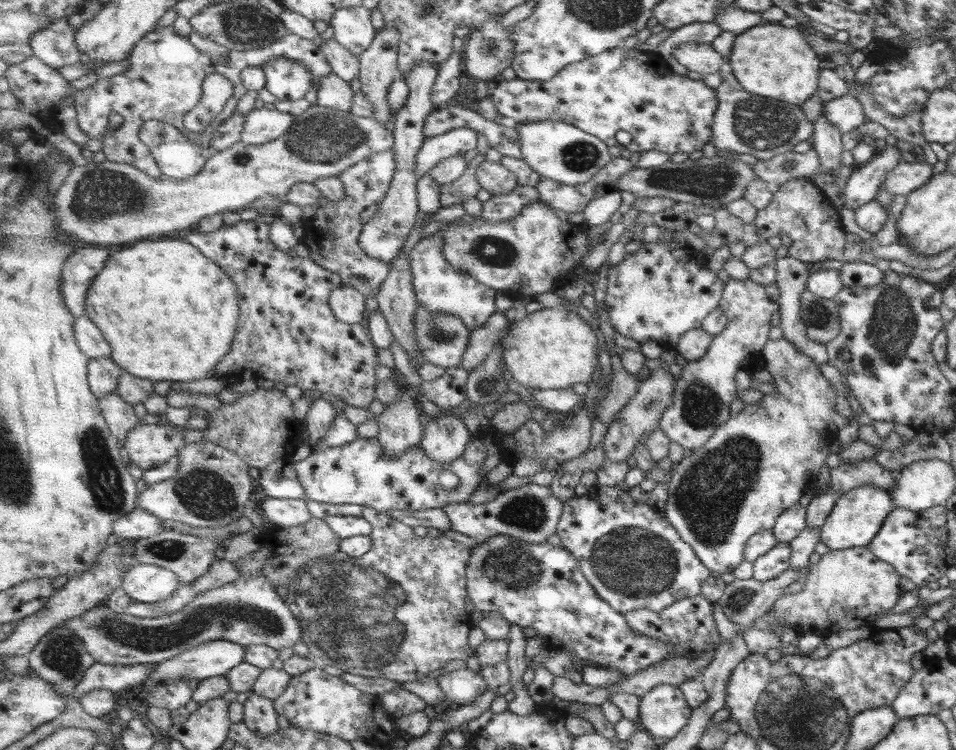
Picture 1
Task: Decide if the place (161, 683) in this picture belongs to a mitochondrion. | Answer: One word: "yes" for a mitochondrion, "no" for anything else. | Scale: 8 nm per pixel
no

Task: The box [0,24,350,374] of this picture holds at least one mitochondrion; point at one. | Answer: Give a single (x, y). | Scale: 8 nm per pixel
(102, 194)

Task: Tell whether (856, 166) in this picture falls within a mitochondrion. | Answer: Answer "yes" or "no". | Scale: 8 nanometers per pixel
no

